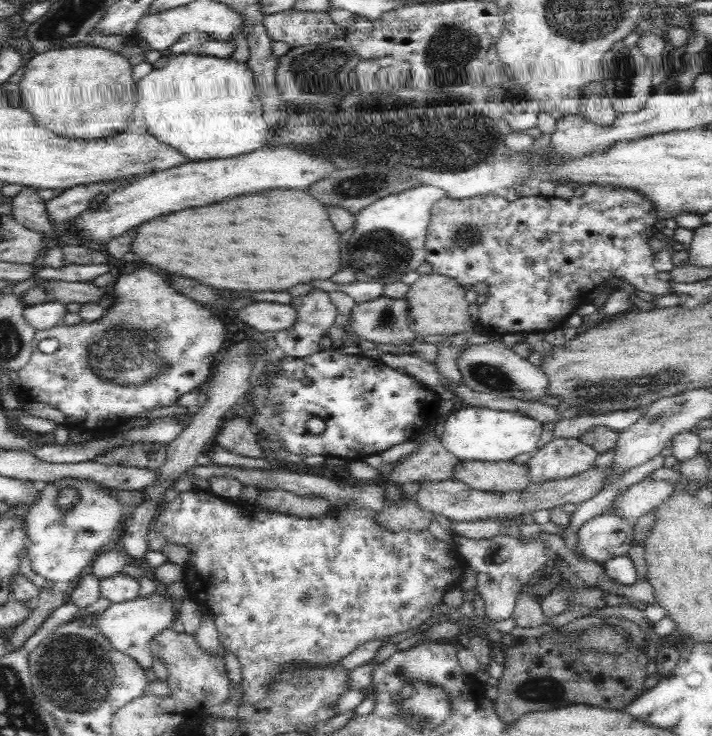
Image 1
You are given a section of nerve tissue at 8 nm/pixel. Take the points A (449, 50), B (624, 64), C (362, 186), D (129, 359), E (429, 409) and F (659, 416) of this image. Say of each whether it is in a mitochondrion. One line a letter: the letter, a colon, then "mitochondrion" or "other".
A: mitochondrion
B: mitochondrion
C: mitochondrion
D: mitochondrion
E: other
F: mitochondrion

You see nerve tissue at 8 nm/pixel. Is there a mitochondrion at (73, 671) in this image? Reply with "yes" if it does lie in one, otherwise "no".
yes

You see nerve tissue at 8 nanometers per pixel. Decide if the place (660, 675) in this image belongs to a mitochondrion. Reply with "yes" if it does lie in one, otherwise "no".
no

